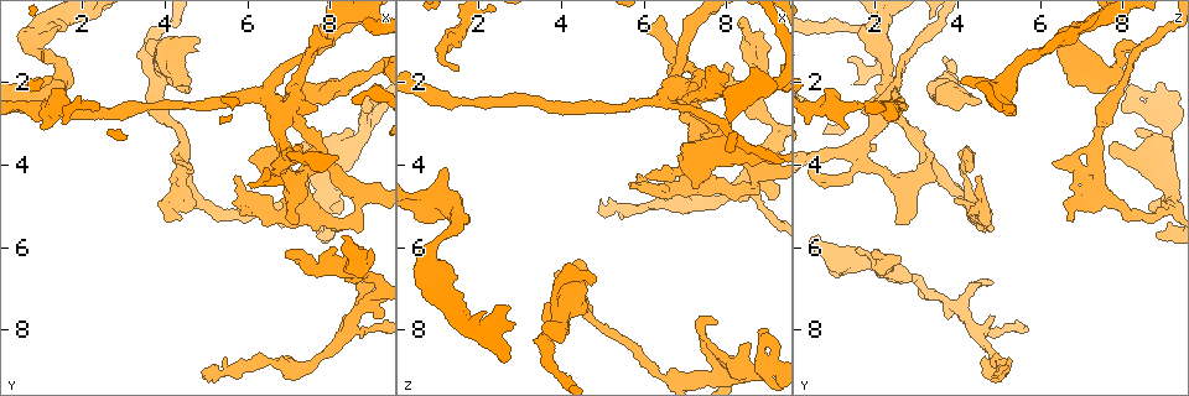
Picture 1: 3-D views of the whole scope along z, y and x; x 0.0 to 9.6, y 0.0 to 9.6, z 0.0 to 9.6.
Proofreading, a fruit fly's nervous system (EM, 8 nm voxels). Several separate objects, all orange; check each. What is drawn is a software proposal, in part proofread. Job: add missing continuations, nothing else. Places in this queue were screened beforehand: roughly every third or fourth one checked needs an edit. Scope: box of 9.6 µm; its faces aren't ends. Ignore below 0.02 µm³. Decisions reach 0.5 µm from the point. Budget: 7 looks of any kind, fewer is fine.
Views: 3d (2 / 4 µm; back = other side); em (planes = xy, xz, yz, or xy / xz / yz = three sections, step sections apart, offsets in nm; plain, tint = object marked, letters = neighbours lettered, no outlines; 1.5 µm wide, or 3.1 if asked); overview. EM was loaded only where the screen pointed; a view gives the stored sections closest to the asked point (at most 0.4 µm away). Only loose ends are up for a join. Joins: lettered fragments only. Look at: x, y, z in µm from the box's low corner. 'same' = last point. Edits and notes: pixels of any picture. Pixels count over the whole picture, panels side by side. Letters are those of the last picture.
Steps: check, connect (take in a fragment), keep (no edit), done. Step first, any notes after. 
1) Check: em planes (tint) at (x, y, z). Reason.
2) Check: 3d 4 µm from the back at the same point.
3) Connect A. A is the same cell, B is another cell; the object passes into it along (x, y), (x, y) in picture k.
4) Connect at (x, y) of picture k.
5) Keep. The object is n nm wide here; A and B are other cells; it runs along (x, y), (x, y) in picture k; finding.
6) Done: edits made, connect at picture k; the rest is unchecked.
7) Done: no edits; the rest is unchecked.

Check: 3d 4 µm from the back at (4.40, 3.90, 6.35). An open end.

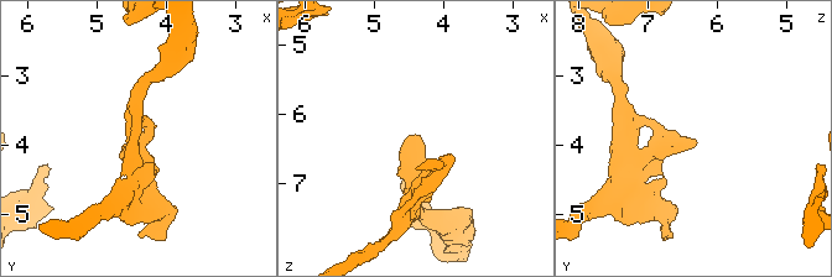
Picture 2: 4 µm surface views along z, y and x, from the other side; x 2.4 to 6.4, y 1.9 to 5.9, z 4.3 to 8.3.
Check: em planes (letters) at (4.35, 3.90, 6.30). Need the tissue.

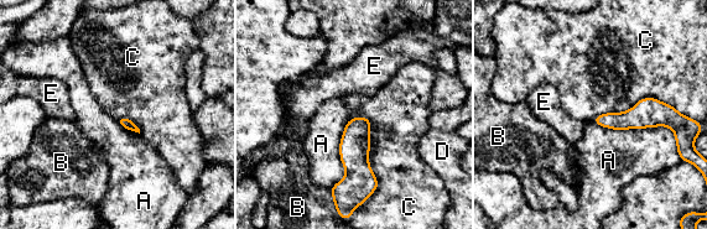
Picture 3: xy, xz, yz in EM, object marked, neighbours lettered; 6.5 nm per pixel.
Keep. The longest contact is with A, 550 nm; A, B, C, D and E are other cells; a border runs along (360, 115), (377, 180), (365, 199) in picture 3; no lettered fragment goes on from it.

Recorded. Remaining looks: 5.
Check: 3d 4 µm at (7.15, 2.40, 4.60). Free end.

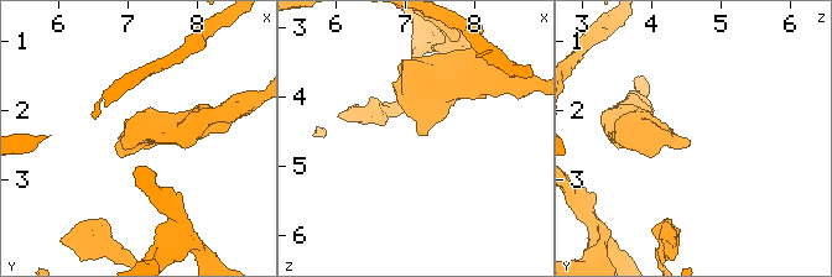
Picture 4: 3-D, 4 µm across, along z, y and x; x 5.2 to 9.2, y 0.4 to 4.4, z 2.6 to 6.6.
Check: em xy step 4 (letters) at (7.15, 2.40, 4.55). Shape alone is not enough.

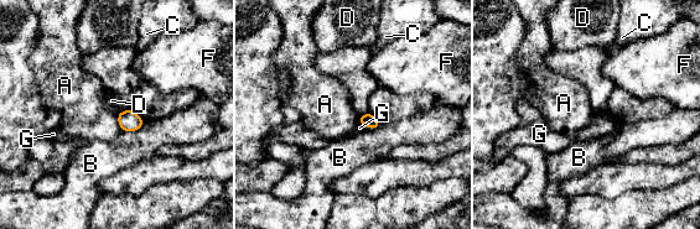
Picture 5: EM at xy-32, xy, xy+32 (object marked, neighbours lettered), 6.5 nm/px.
Check: em planes (letters) at the same point.

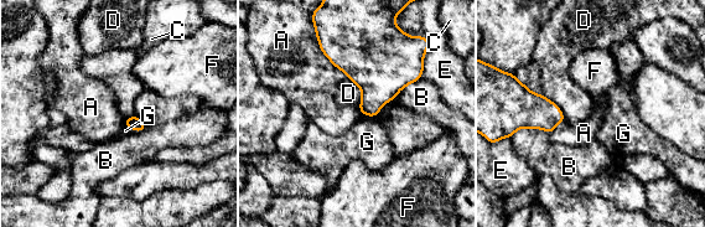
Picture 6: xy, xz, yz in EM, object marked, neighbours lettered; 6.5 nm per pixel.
Keep. A, B, C, D, E, F and G are other cells; a border runs along (316, 39), (322, 53), (350, 80) in picture 6; no lettered fragment goes on from it.

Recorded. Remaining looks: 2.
Done: no edits; the rest is unchecked.

